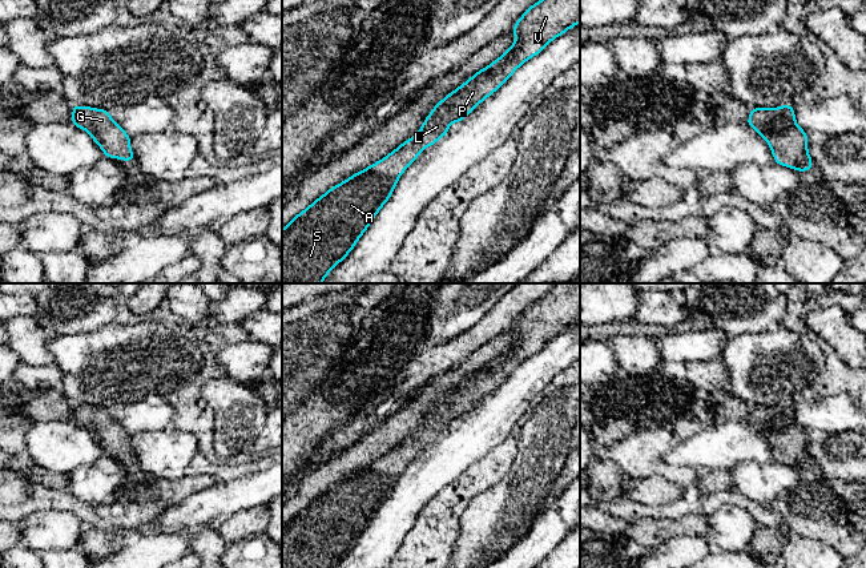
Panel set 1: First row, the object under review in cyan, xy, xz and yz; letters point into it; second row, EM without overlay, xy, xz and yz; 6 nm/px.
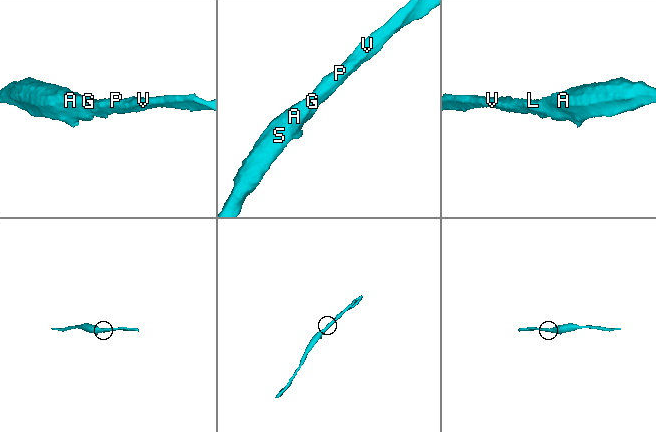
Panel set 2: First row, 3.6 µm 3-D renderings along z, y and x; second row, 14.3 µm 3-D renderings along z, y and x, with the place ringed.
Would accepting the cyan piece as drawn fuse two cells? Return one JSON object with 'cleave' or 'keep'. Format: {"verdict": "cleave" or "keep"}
{"verdict": "keep"}

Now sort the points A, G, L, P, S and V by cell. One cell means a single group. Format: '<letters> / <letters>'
A G L P S V

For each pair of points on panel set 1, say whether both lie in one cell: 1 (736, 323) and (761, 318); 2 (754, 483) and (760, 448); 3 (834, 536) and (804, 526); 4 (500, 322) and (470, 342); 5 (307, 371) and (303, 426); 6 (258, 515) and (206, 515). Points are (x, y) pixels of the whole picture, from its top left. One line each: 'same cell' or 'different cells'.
1: same cell
2: different cells
3: same cell
4: same cell
5: different cells
6: different cells

